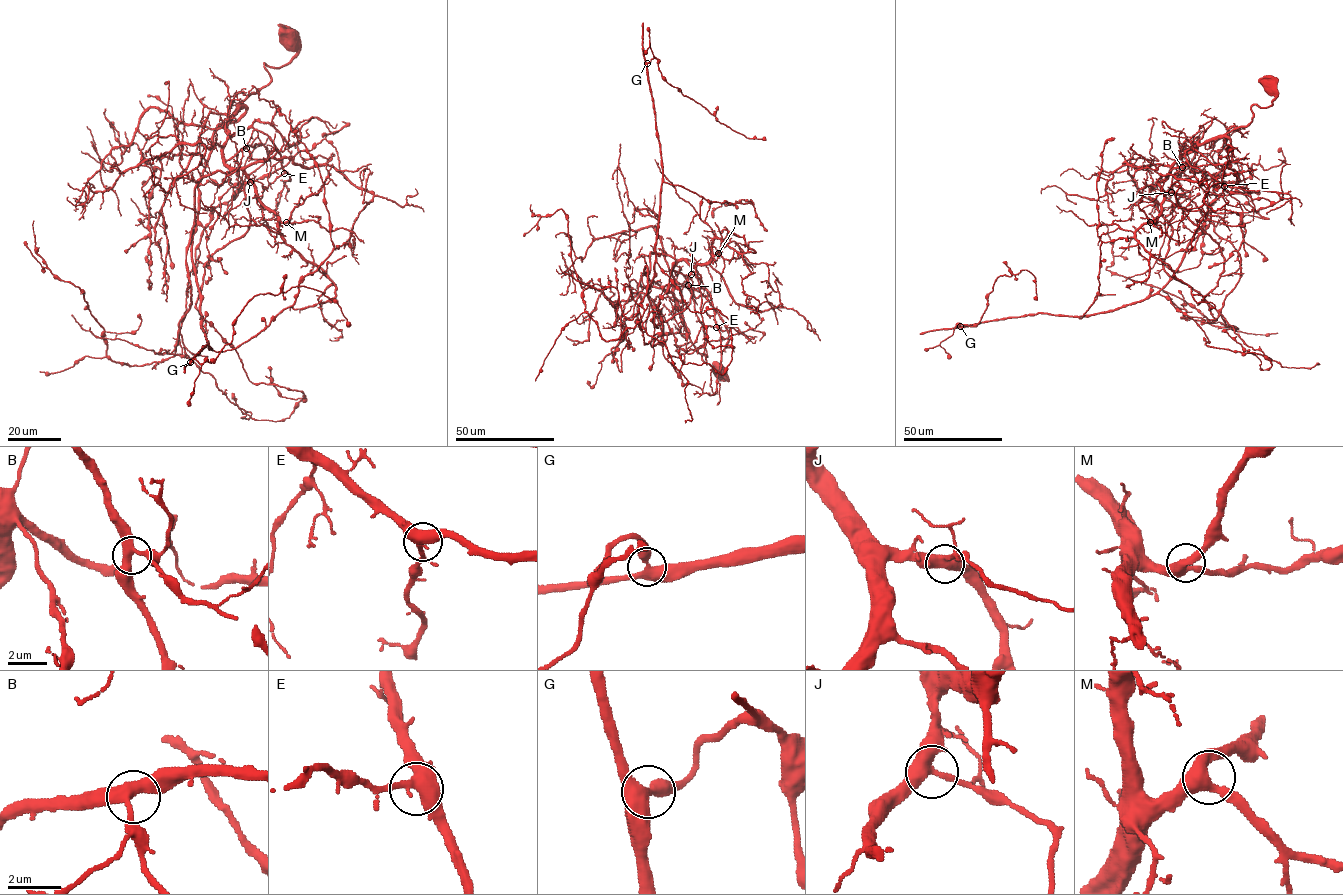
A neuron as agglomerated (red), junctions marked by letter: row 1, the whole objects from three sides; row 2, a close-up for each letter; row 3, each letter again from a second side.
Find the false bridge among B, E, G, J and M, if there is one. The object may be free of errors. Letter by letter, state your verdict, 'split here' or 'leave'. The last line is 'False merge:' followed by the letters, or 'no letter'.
B: leave
E: leave
G: leave
J: leave
M: leave
False merge: no letter

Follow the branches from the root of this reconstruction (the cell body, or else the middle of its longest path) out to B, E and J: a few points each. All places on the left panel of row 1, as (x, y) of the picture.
B: (288, 39), (295, 55), (281, 67), (264, 63), (271, 81), (227, 126), (223, 157), (246, 148)
E: (288, 39), (295, 55), (281, 67), (264, 63), (271, 81), (226, 128), (230, 136), (265, 133), (284, 173)
J: (288, 39), (295, 55), (281, 67), (264, 63), (271, 81), (239, 106), (226, 128), (223, 160), (250, 182)

